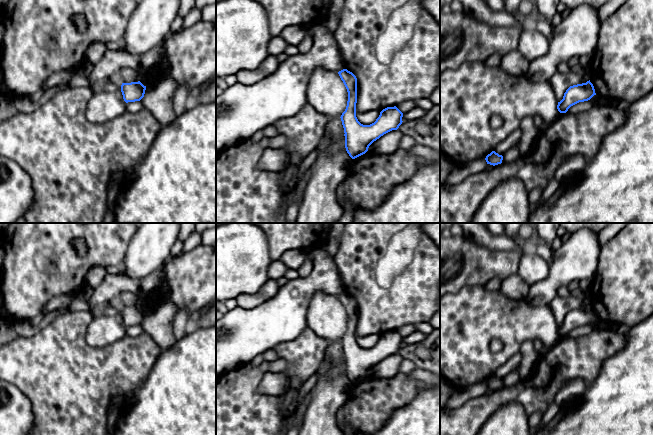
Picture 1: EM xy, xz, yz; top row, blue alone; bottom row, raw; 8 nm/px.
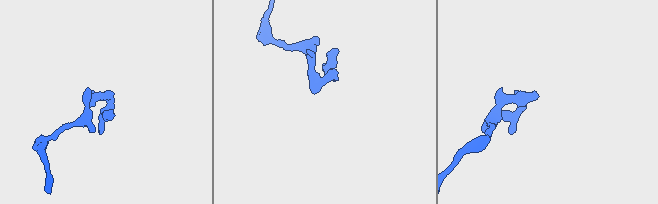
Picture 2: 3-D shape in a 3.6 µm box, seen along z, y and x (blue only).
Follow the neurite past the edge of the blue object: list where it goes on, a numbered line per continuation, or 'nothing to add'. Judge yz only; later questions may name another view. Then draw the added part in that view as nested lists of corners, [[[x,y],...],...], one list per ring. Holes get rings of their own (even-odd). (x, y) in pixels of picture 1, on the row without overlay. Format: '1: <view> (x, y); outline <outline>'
nothing to add

